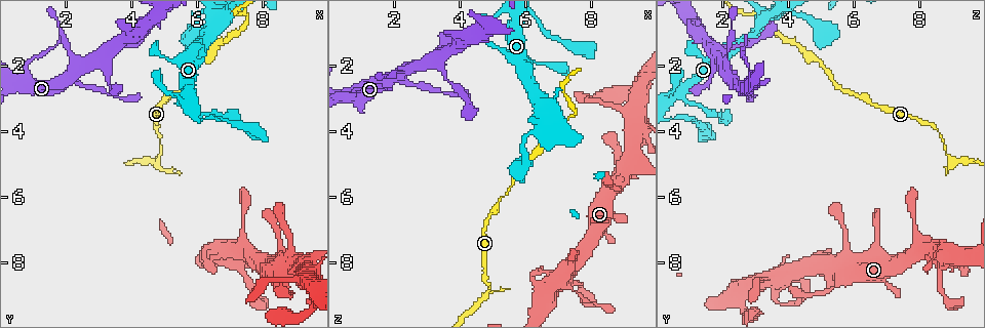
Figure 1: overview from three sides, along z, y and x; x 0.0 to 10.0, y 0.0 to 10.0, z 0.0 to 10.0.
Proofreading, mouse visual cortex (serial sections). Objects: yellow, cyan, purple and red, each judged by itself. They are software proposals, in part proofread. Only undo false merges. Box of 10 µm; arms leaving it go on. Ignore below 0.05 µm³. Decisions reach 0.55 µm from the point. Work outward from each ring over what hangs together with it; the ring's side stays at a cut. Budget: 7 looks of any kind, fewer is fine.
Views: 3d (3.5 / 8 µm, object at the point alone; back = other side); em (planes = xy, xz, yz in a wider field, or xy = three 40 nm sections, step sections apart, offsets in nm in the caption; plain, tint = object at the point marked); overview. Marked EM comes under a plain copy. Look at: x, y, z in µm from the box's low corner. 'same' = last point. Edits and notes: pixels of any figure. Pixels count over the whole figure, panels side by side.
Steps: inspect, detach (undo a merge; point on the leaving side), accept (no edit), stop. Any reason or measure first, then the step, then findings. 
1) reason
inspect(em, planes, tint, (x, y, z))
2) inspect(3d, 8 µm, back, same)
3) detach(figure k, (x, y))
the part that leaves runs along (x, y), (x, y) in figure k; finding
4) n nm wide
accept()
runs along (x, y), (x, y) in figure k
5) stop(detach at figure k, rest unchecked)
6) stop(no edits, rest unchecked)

sharp bend
inspect(em, planes, tint, (4.90, 4.80, 9.00))

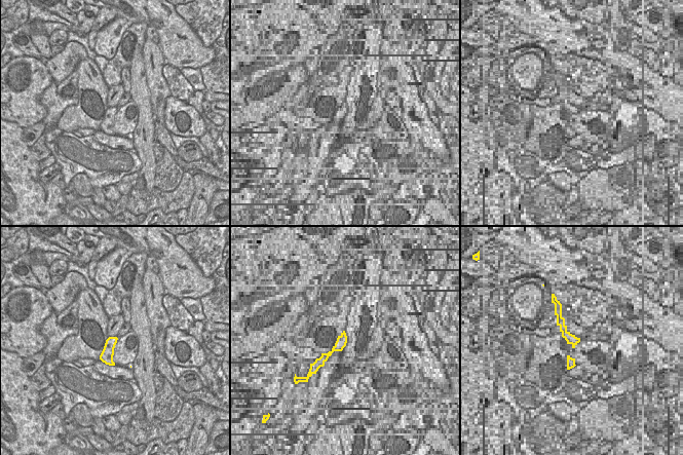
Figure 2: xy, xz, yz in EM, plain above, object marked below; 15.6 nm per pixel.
inspect(3d, 3.5 µm, same)

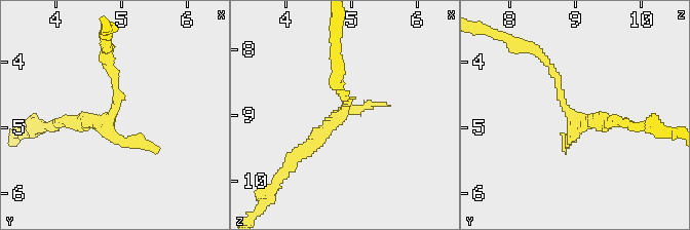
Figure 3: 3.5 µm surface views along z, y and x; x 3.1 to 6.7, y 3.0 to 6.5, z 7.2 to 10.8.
accept()
runs along (542, 56), (571, 113), (618, 119) in figure 3; one cell here

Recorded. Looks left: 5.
four arms meet
inspect(3d, 3.5 µm, (8.80, 8.00, 5.70))

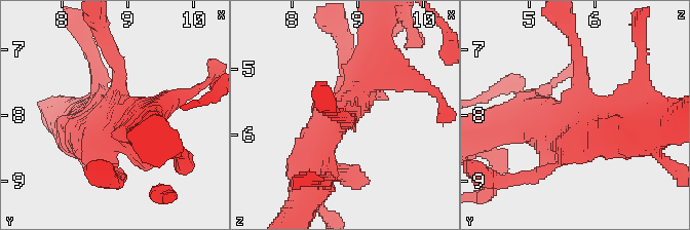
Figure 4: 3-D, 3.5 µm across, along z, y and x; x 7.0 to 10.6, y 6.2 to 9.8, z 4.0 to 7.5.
inspect(em, xy, step 2, tint, (8.85, 7.95, 5.70))

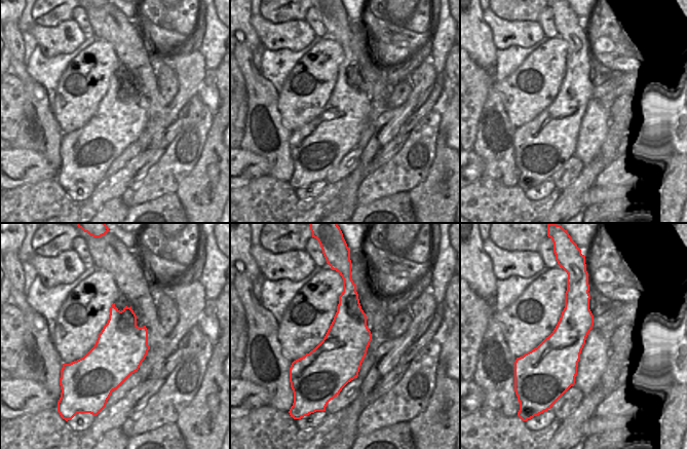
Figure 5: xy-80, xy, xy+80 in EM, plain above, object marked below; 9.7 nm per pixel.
accept()
runs along (616, 132), (582, 132), (575, 44) in figure 4; one cell here

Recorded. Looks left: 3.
sharp bend
inspect(3d, 8 µm, (7.55, 0.60, 3.45))

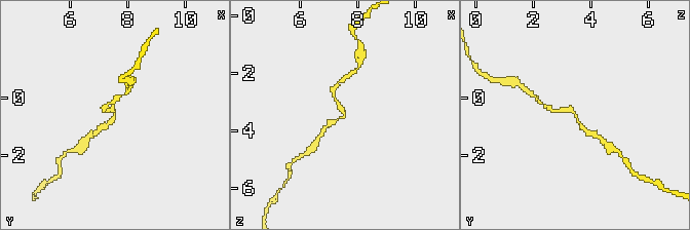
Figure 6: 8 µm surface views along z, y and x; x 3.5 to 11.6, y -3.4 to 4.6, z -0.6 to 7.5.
arms of 150, 200 nm; now the EM
inspect(em, planes, tint, same)

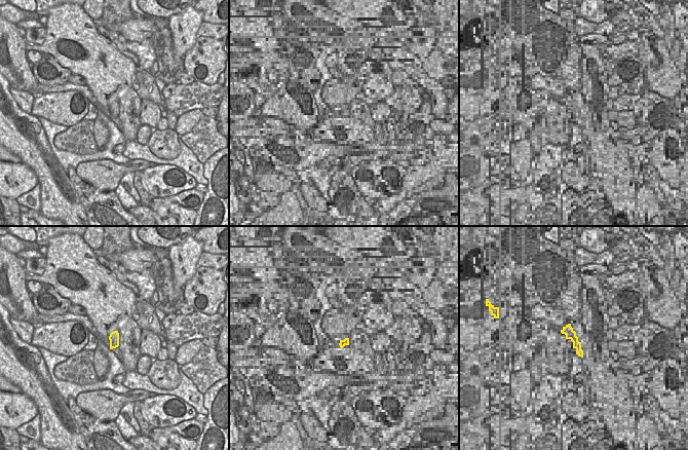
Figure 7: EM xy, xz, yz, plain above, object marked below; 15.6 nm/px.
160 nm wide
accept()
runs along (588, 133), (573, 110), (554, 110) in figure 6; one cell here

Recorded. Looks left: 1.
stop(no edits, rest unchecked)

